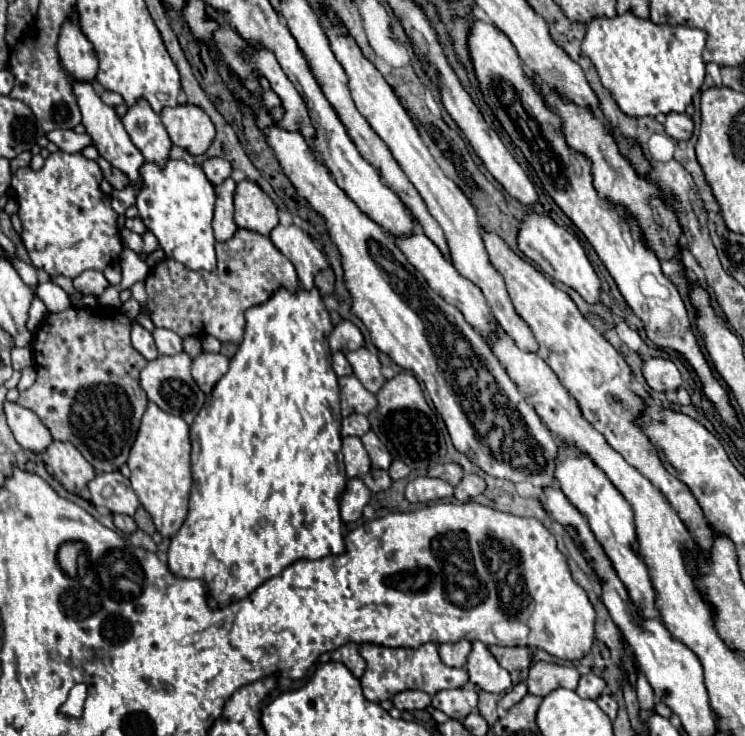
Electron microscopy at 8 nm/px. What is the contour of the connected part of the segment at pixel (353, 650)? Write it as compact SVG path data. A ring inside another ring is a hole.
M346 643L346 645L342 645L340 649L332 651L332 653L330 653L330 659L332 659L332 661L338 661L338 663L344 663L344 665L352 671L352 675L358 677L358 679L362 677L364 667L366 667L364 659L362 659L360 653L358 653L358 645L356 645L356 643Z

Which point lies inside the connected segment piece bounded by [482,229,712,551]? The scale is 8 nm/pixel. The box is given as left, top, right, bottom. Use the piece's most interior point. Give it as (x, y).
(590, 369)

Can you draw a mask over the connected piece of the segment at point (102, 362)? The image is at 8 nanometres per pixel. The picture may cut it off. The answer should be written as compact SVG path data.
M68 307L66 311L48 313L34 337L32 353L36 363L36 383L20 393L18 405L34 411L40 421L50 429L56 441L72 443L96 473L118 471L126 461L136 441L140 419L146 411L148 399L140 387L138 375L146 367L146 359L130 343L132 319L116 309L94 309L94 307Z

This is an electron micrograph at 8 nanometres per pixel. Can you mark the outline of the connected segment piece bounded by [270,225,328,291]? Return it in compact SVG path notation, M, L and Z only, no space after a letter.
M296 225L274 227L270 233L270 239L292 261L300 279L300 287L310 291L314 287L314 277L324 267L328 267L328 261L320 251L320 247L312 241L308 233L304 233Z

